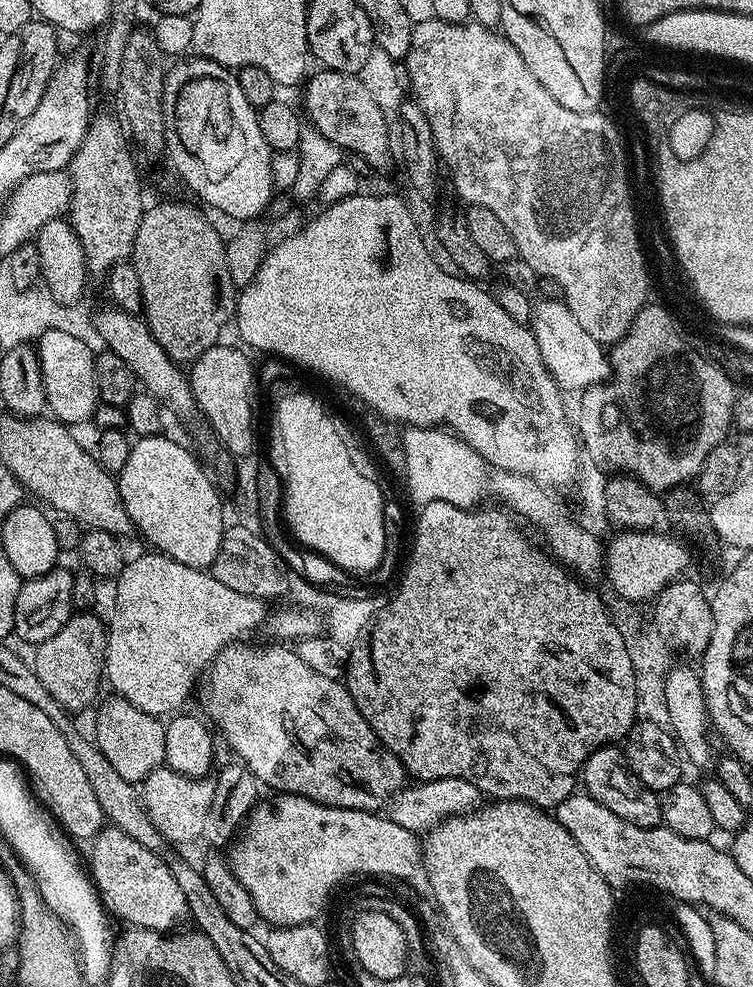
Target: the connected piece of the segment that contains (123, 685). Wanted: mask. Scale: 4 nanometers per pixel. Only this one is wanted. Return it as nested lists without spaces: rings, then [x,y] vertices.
[[[148,550],[145,556],[136,556],[127,561],[121,569],[118,576],[115,577],[118,586],[119,603],[115,615],[115,621],[106,625],[108,629],[108,649],[104,655],[104,676],[106,684],[112,687],[111,691],[115,695],[121,696],[126,702],[130,702],[134,706],[138,706],[138,710],[142,710],[146,714],[157,718],[167,717],[169,714],[176,714],[181,711],[180,708],[188,700],[188,695],[193,695],[194,689],[197,687],[198,679],[196,675],[203,673],[205,669],[212,663],[212,659],[217,656],[222,649],[233,642],[239,641],[247,634],[251,628],[256,628],[265,623],[266,617],[269,615],[270,608],[265,601],[258,598],[250,598],[246,594],[238,594],[238,590],[230,590],[230,586],[222,586],[222,582],[218,582],[218,578],[214,578],[211,571],[202,568],[191,568],[190,566],[182,566],[182,562],[174,562],[168,556],[161,556],[155,550]]]

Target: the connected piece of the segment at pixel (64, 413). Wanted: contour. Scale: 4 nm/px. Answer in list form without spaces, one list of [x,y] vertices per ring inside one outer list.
[[[46,330],[34,344],[40,365],[42,382],[46,386],[47,411],[57,421],[67,426],[75,426],[83,420],[91,421],[95,414],[98,397],[92,362],[94,355],[81,341],[66,334],[64,330]]]

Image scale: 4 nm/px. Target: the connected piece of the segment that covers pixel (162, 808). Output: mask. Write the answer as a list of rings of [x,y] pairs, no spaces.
[[[167,766],[154,770],[142,782],[141,799],[155,829],[174,846],[198,839],[209,827],[216,780],[213,775],[195,777],[178,774]]]

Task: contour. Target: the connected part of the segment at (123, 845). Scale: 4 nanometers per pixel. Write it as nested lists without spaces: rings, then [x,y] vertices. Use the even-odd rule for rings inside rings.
[[[111,826],[100,829],[90,848],[92,882],[100,893],[100,901],[117,921],[125,920],[125,925],[133,928],[149,928],[168,934],[179,929],[183,920],[189,919],[186,897],[182,895],[174,874],[170,874],[170,866],[166,866],[154,850],[146,850],[146,846],[134,842],[130,834],[122,834],[122,830]]]

